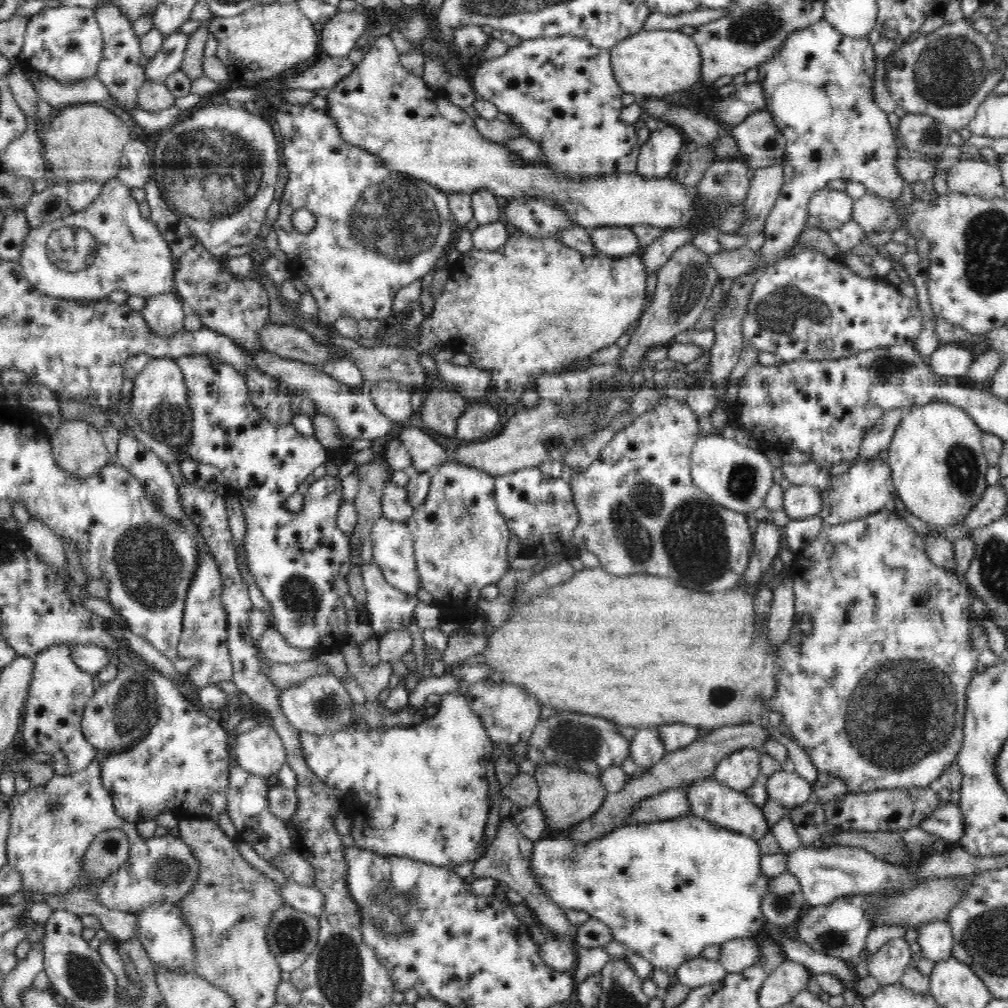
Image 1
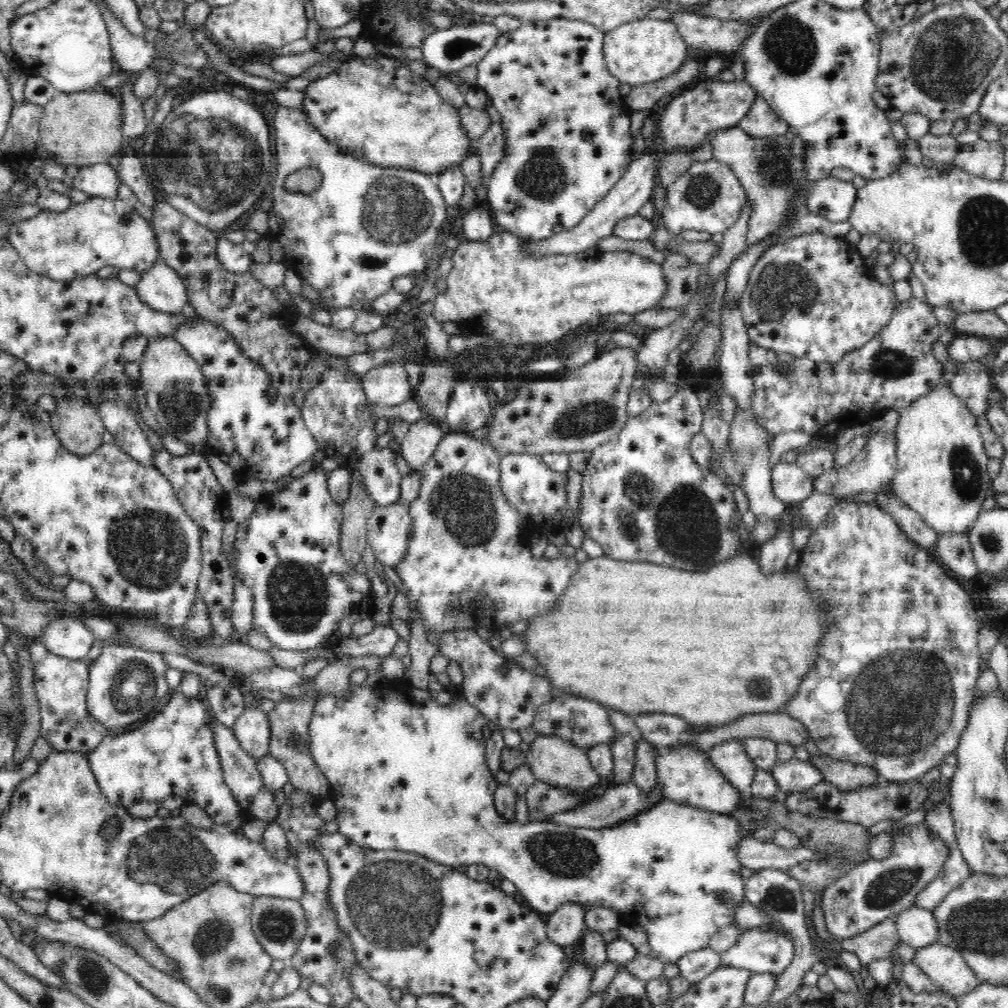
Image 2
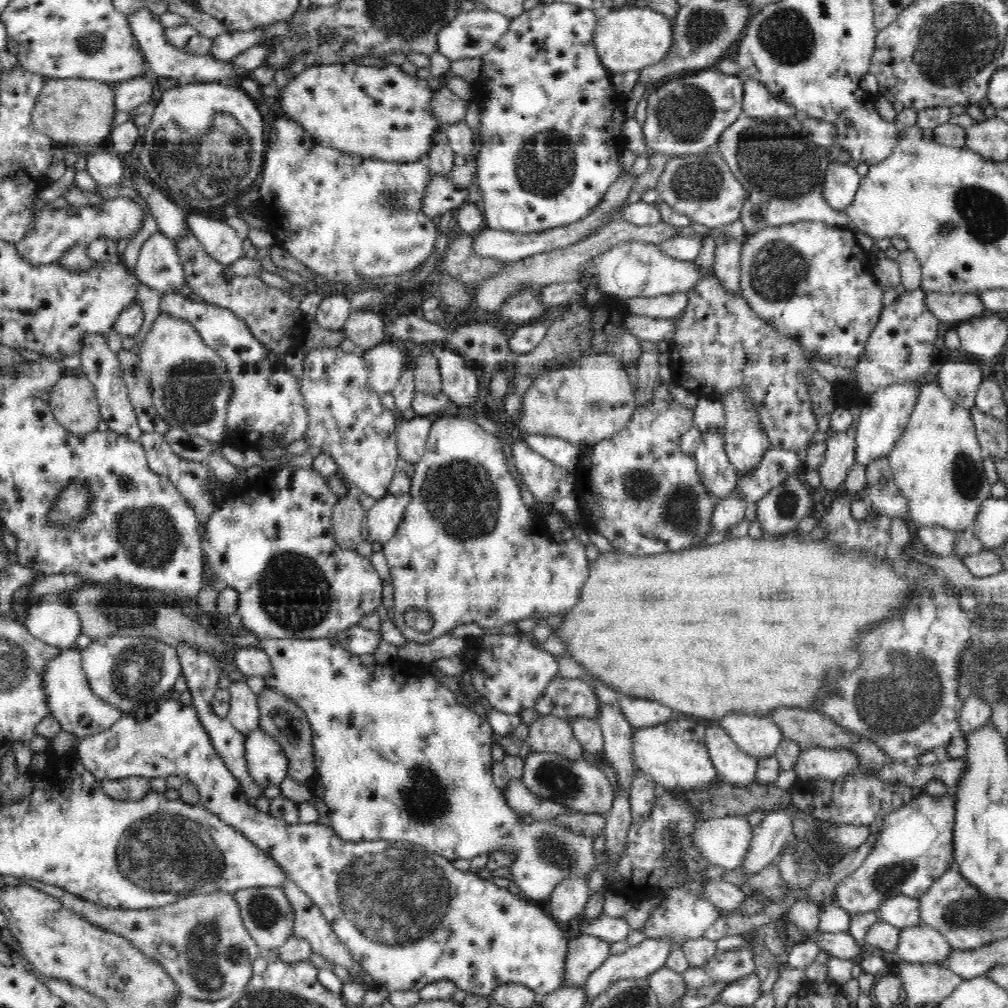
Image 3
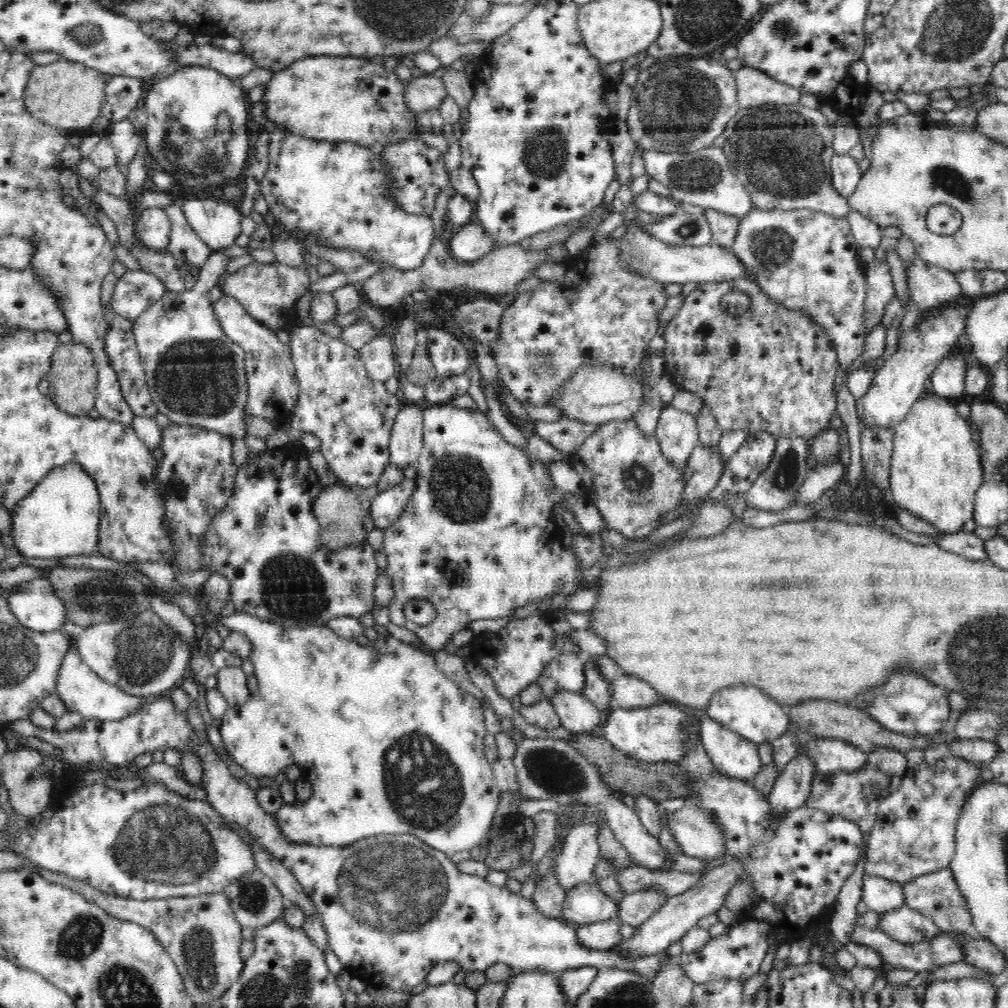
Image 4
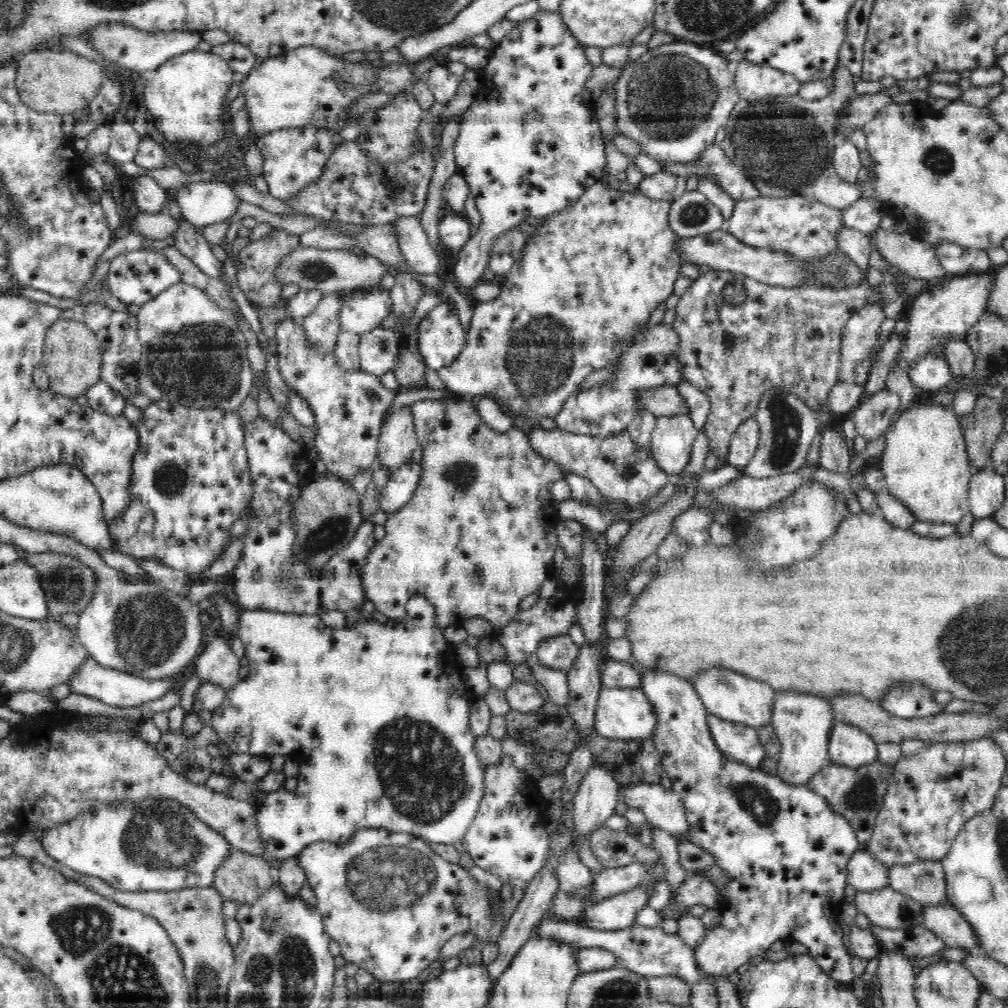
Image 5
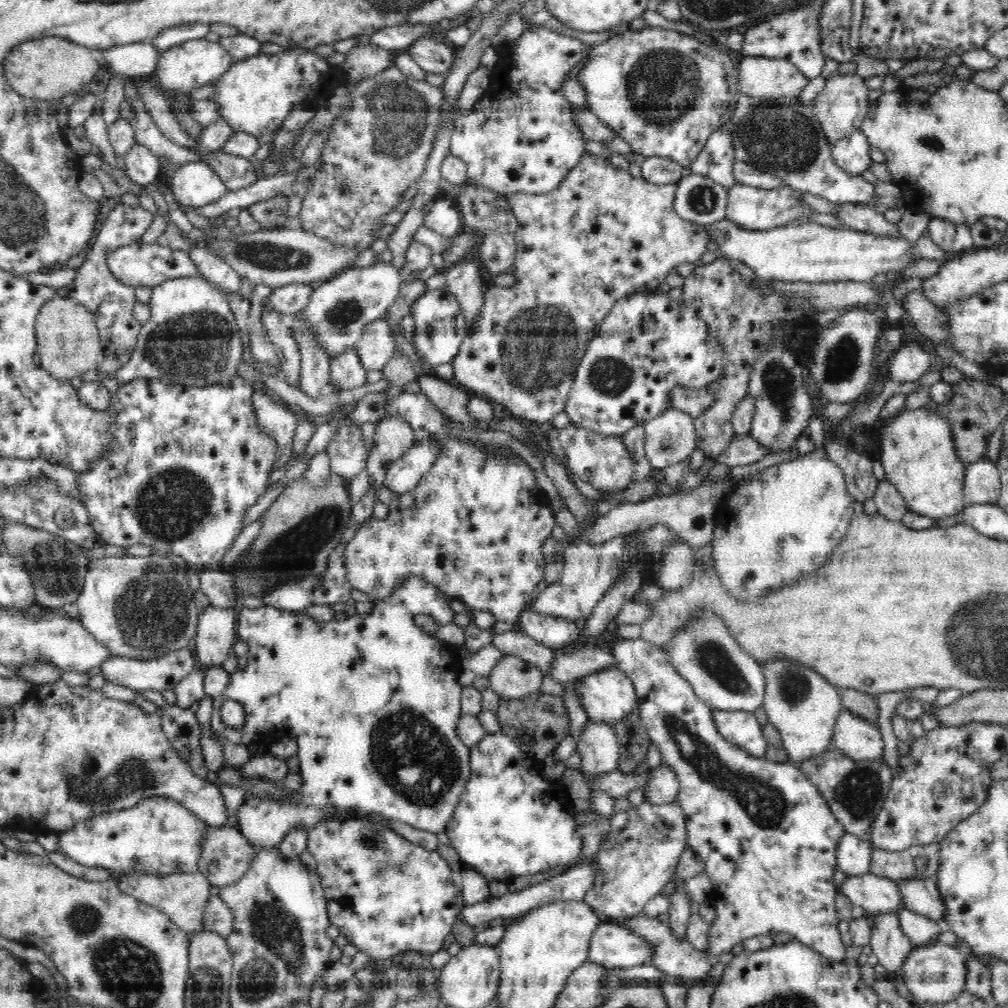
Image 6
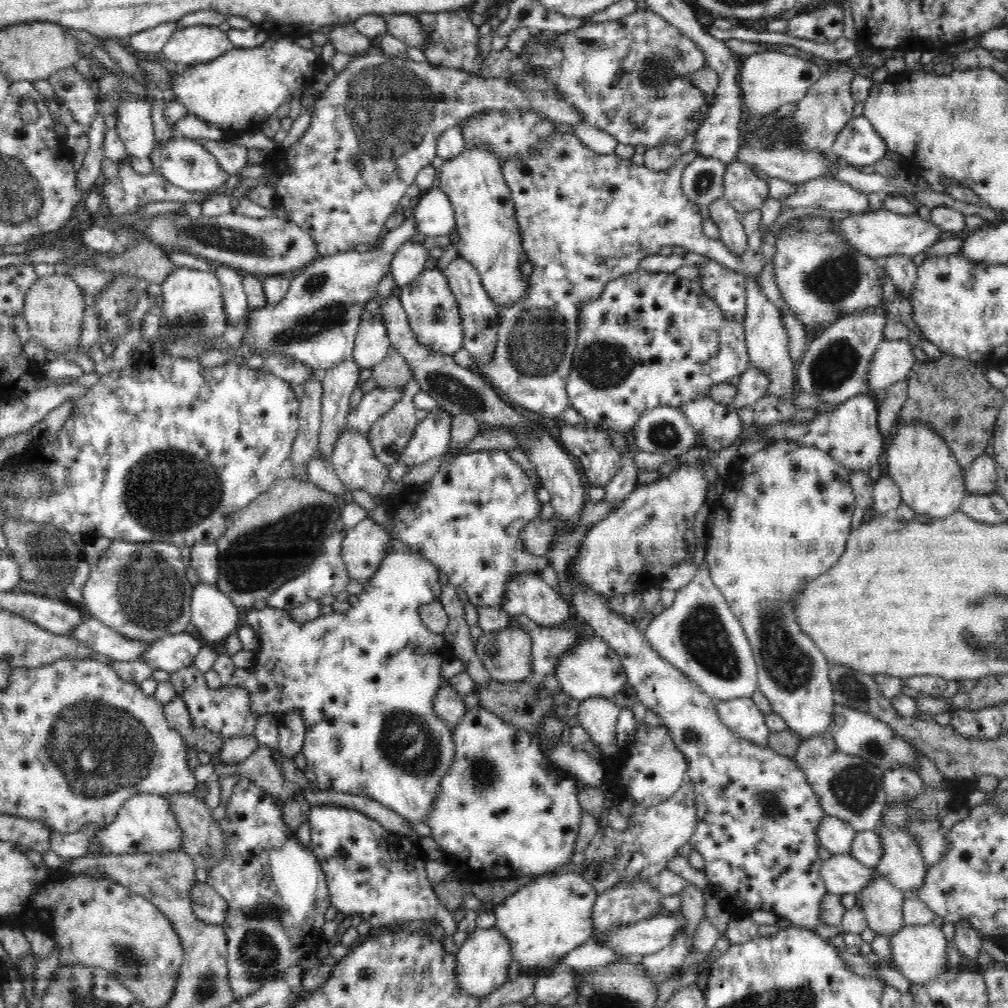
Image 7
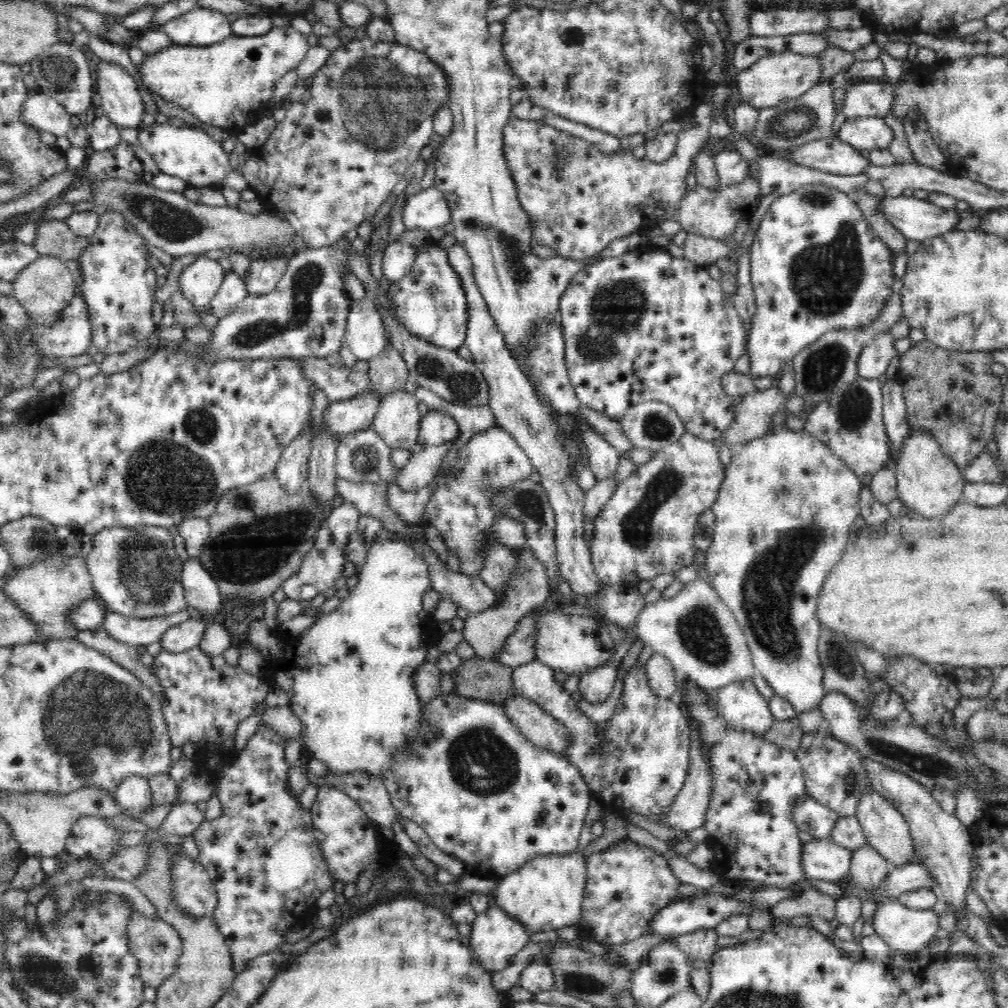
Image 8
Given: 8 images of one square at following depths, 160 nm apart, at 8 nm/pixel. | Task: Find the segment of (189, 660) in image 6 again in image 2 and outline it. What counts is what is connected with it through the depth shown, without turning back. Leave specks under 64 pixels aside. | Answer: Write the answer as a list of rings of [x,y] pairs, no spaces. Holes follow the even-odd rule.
[[[36,641],[29,645],[30,657],[34,664],[34,690],[39,702],[41,714],[40,732],[42,737],[56,751],[80,751],[82,754],[95,749],[102,739],[109,734],[102,723],[98,723],[86,704],[88,692],[88,672],[86,660],[70,660],[52,654],[44,643]]]

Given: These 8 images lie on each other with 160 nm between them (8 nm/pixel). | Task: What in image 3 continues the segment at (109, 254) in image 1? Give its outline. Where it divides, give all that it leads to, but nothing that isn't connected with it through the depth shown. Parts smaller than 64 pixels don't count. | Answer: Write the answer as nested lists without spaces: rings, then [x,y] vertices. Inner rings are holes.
[[[112,198],[101,204],[66,209],[44,210],[39,209],[34,216],[34,226],[22,239],[15,241],[15,247],[24,260],[33,265],[54,264],[63,257],[63,254],[74,245],[86,245],[98,236],[106,236],[117,240],[132,240],[141,229],[145,219],[145,210],[130,198]]]

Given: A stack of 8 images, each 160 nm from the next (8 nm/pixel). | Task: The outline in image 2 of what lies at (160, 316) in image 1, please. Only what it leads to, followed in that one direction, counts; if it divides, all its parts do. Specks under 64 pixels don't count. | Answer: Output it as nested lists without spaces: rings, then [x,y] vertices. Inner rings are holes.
[[[162,258],[140,275],[135,287],[142,302],[160,312],[178,314],[189,302],[186,285]]]

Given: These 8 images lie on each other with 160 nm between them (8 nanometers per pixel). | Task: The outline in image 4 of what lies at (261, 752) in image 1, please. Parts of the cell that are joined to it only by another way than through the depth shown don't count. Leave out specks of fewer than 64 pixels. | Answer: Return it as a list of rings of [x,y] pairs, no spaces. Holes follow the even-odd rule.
[[[226,666],[216,674],[216,690],[219,690],[229,706],[239,708],[251,695],[248,689],[247,676],[240,667]]]

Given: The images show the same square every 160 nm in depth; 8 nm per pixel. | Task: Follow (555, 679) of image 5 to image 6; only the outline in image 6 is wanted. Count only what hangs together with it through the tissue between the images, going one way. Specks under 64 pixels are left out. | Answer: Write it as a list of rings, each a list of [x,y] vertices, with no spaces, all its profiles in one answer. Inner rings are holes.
[[[512,629],[503,633],[493,631],[492,645],[498,647],[501,652],[516,655],[526,663],[534,663],[539,666],[539,670],[550,676],[551,664],[555,661],[555,652],[550,647],[540,644],[524,631],[514,631]]]

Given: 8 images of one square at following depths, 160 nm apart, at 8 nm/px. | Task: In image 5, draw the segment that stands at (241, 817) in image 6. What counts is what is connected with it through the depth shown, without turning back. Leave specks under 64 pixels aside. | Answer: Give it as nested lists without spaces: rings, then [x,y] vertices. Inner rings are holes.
[[[413,595],[407,602],[406,606],[406,618],[404,620],[392,620],[388,619],[384,624],[380,624],[375,620],[367,621],[364,624],[355,623],[354,626],[346,626],[342,628],[332,628],[322,622],[318,616],[298,616],[296,614],[281,614],[280,612],[268,612],[268,611],[254,611],[254,610],[240,610],[239,614],[239,630],[238,636],[243,641],[248,642],[249,647],[249,668],[250,675],[240,680],[236,686],[227,690],[226,700],[211,711],[212,716],[210,720],[210,726],[217,732],[217,735],[229,748],[231,753],[246,753],[250,755],[258,755],[262,758],[271,758],[272,755],[284,755],[285,757],[292,757],[299,766],[299,775],[297,787],[294,792],[289,794],[285,790],[281,789],[277,794],[271,794],[265,801],[262,808],[258,807],[258,812],[256,812],[256,826],[258,827],[258,832],[260,833],[260,842],[263,844],[263,853],[265,860],[280,860],[283,861],[288,857],[298,855],[304,848],[309,844],[318,841],[330,841],[330,842],[344,842],[349,840],[352,835],[356,834],[359,830],[365,828],[381,828],[388,829],[394,832],[407,832],[412,833],[416,837],[428,841],[430,843],[438,844],[453,844],[455,842],[461,842],[464,834],[467,833],[468,827],[472,824],[476,818],[476,814],[480,814],[479,804],[484,794],[484,769],[478,760],[478,755],[476,754],[474,743],[475,734],[471,731],[469,727],[469,712],[471,711],[471,704],[474,699],[472,691],[469,691],[468,686],[463,682],[461,670],[458,667],[461,666],[460,659],[457,658],[457,647],[454,644],[446,641],[444,637],[445,630],[438,625],[437,613],[435,612],[435,606],[432,605],[424,596]]]

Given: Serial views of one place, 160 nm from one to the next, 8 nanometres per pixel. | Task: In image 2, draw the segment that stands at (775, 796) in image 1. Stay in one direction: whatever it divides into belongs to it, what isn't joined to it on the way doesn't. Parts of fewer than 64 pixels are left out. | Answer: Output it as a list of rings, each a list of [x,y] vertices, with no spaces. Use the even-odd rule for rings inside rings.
[[[794,758],[783,763],[779,761],[771,771],[778,789],[787,794],[801,793],[824,781],[824,773],[808,760]]]

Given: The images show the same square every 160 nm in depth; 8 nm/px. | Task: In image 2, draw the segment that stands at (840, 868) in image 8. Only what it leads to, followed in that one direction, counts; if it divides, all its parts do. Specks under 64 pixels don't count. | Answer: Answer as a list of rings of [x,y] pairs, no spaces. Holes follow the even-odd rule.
[[[940,941],[917,948],[913,963],[942,989],[942,993],[950,994],[956,1000],[981,983],[960,952]]]

